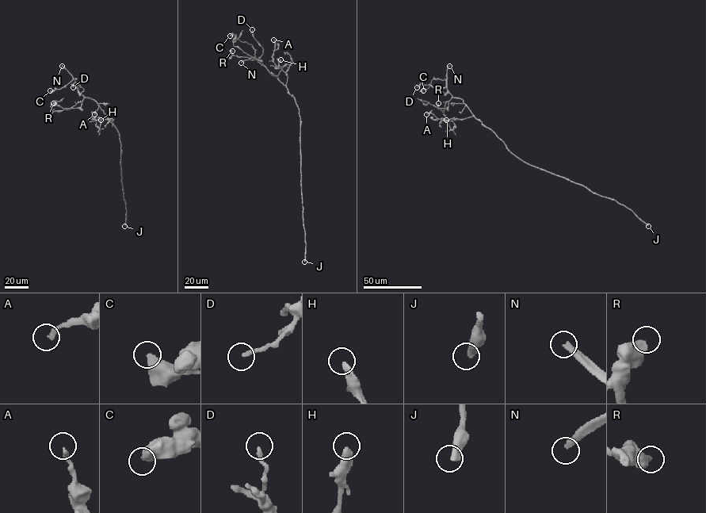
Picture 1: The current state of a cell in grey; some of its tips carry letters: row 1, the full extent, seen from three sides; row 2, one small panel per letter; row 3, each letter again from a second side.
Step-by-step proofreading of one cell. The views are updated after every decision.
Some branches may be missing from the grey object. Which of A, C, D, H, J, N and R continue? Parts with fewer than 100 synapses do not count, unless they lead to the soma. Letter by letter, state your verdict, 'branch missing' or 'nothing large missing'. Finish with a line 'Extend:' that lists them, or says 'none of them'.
A: nothing large missing
C: nothing large missing
D: nothing large missing
H: nothing large missing
J: branch missing
N: branch missing
R: nothing large missing
Extend: J, N

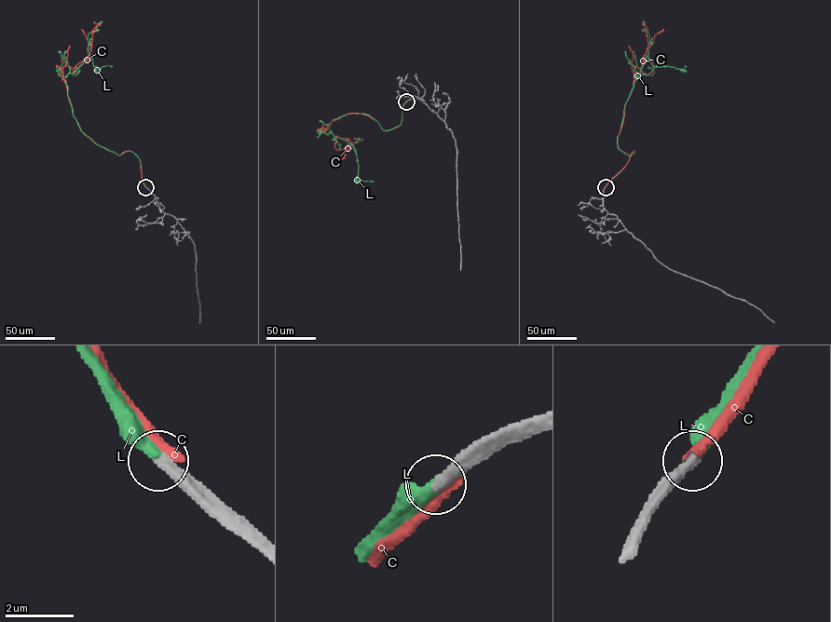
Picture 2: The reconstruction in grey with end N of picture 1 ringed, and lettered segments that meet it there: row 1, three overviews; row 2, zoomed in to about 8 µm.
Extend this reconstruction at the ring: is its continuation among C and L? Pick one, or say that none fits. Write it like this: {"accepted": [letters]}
{"accepted": ["L"]}

